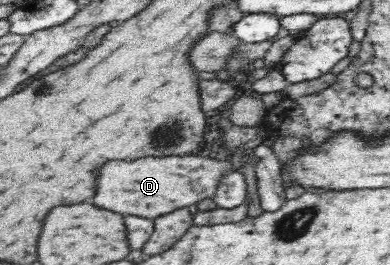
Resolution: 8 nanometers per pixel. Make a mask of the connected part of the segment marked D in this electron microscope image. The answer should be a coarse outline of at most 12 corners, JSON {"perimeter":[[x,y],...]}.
{"perimeter":[[211,156],[115,161],[97,205],[155,219],[217,195]]}

